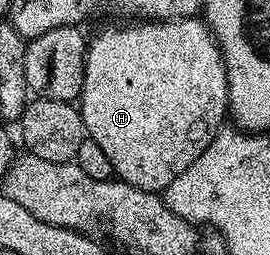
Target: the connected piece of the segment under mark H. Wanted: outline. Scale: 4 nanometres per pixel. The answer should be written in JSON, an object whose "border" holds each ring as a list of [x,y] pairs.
{"border":[[[196,16],[177,18],[174,22],[144,20],[139,24],[120,25],[124,26],[118,27],[117,30],[104,30],[93,42],[91,39],[87,43],[84,59],[84,87],[78,99],[78,109],[84,121],[87,137],[94,144],[98,144],[98,148],[102,148],[102,152],[106,152],[106,157],[112,165],[112,173],[119,181],[130,184],[139,190],[162,192],[167,186],[174,184],[174,180],[178,180],[178,176],[182,176],[182,172],[186,172],[186,168],[190,168],[190,164],[194,164],[194,160],[198,160],[198,156],[202,156],[202,152],[206,152],[210,140],[214,140],[214,136],[225,125],[229,109],[228,77],[226,76],[226,67],[224,67],[224,58],[220,54],[216,39],[212,36],[212,31]]]}

